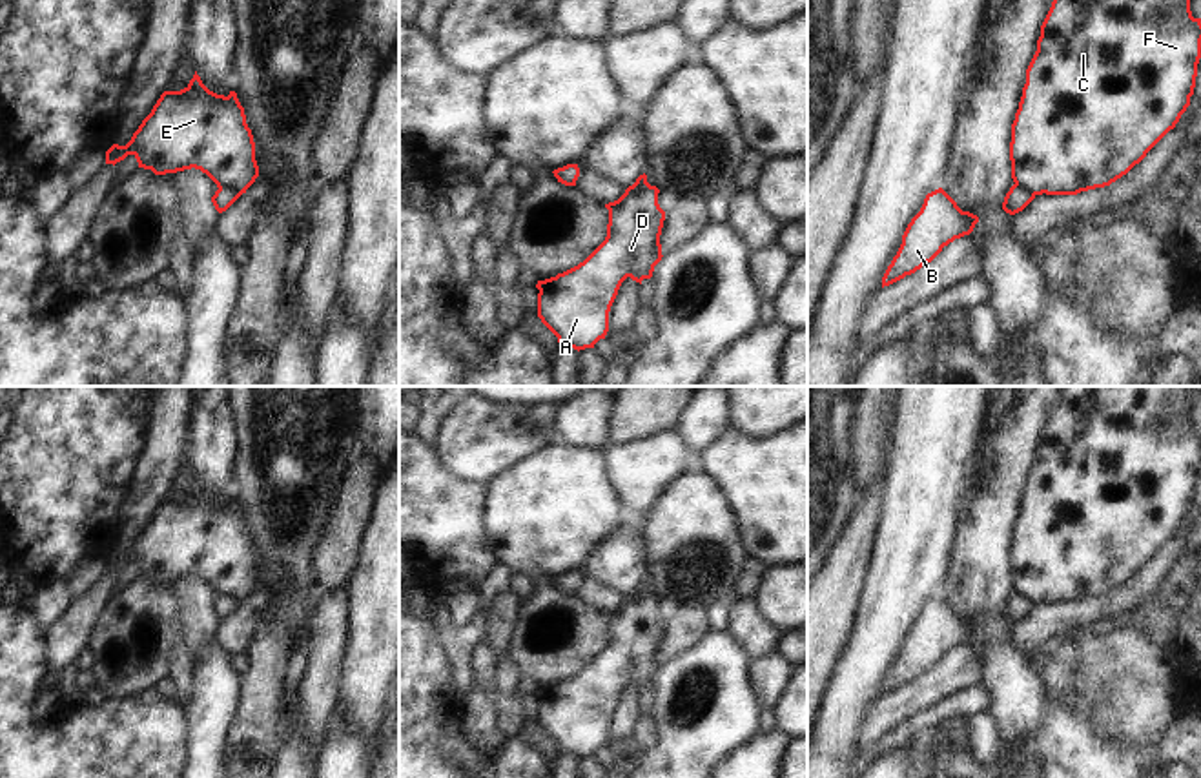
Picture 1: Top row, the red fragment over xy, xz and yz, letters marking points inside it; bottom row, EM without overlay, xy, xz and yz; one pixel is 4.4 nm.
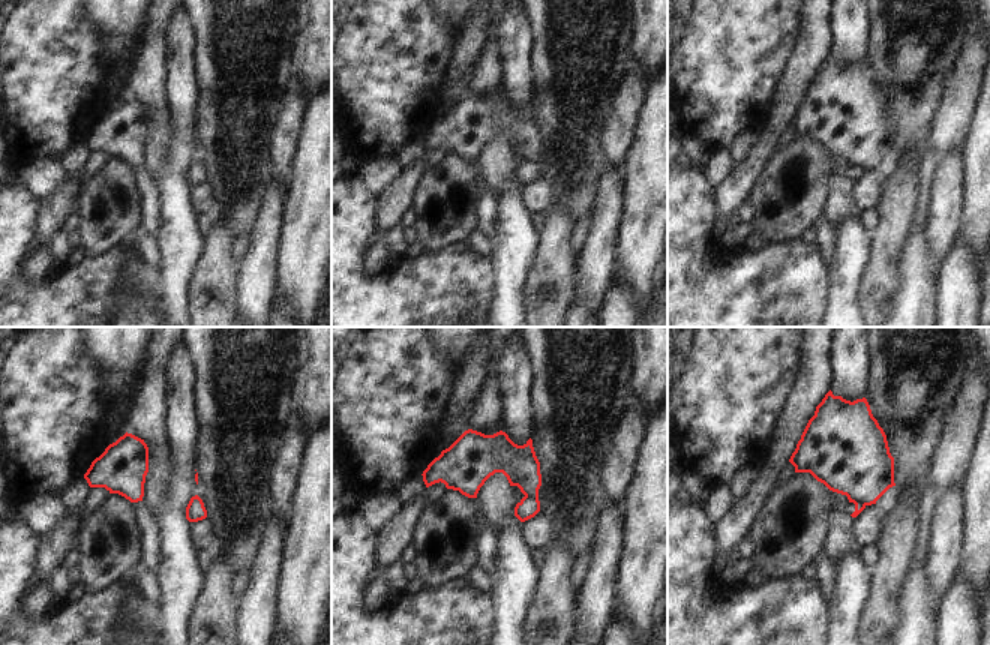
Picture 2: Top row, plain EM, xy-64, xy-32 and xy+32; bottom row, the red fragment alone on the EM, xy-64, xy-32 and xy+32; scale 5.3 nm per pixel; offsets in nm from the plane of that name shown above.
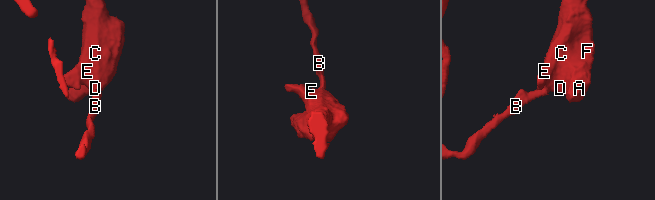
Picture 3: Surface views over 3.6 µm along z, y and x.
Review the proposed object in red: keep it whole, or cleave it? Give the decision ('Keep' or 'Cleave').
Cleave

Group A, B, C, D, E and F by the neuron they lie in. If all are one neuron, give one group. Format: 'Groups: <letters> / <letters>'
Groups: A C D E F / B

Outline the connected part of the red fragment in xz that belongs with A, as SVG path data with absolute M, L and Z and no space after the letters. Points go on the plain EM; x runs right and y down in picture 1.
M649 590L605 612L609 632L605 649L578 674L556 685L538 689L538 725L558 745L559 752L574 758L594 756L609 740L609 720L621 691L631 685L640 691L651 687L662 669L660 643L665 619L658 612L660 598Z

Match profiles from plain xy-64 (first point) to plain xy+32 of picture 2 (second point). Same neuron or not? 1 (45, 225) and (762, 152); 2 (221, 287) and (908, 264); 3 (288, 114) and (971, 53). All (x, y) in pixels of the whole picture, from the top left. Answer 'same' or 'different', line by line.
1: same
2: different
3: same

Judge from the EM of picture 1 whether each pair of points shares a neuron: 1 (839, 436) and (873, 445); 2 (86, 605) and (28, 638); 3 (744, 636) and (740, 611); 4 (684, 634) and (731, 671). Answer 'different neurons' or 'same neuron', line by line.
1: different neurons
2: different neurons
3: same neuron
4: different neurons

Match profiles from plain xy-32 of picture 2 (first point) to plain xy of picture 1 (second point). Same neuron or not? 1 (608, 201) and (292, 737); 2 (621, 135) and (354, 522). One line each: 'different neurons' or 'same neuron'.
1: different neurons
2: same neuron

